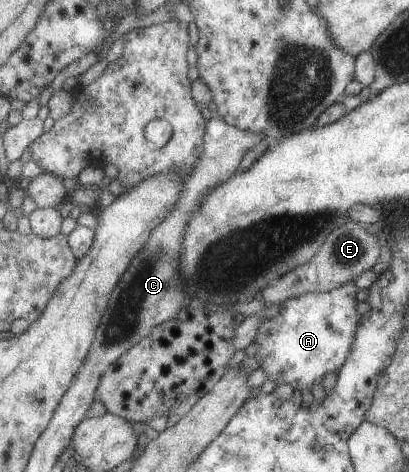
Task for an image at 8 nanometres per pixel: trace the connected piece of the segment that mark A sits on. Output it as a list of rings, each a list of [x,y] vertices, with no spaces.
[[[350,282],[327,292],[302,294],[280,303],[280,311],[275,317],[264,317],[252,342],[258,345],[254,357],[261,362],[259,368],[264,371],[267,379],[279,384],[288,383],[294,390],[301,391],[305,387],[310,388],[313,383],[320,382],[326,373],[332,371],[336,374],[347,358],[356,326],[361,318],[354,310],[357,303],[354,298],[356,292],[357,287]]]

